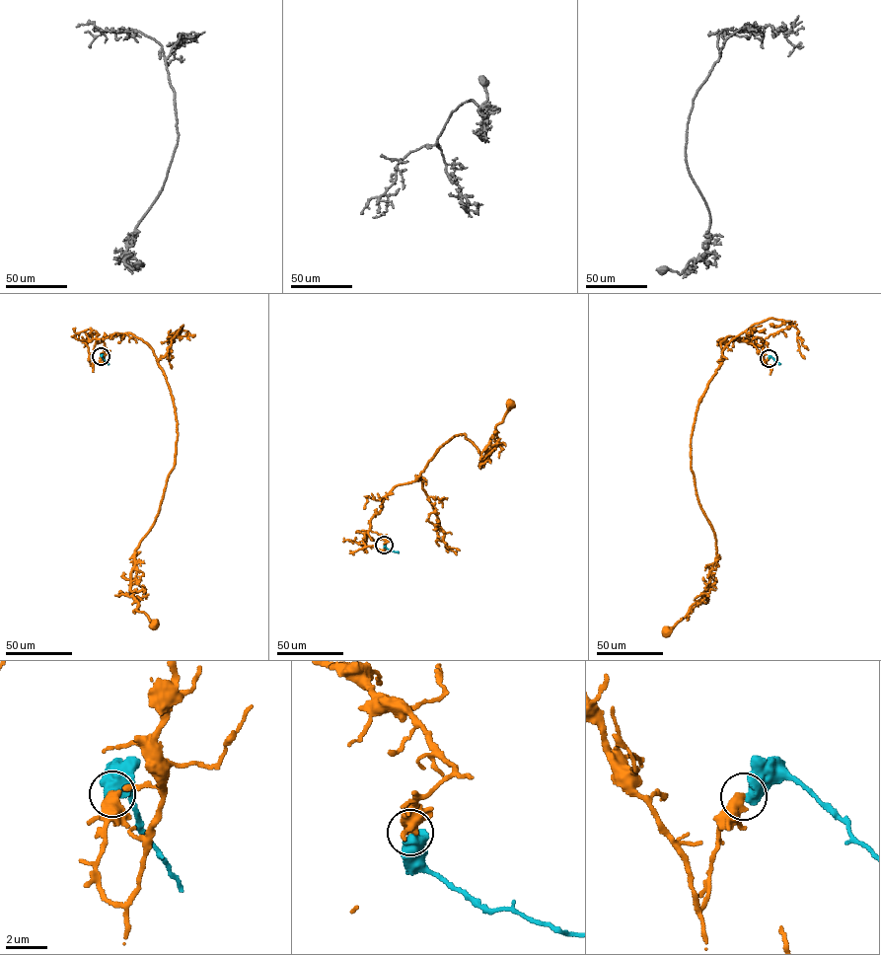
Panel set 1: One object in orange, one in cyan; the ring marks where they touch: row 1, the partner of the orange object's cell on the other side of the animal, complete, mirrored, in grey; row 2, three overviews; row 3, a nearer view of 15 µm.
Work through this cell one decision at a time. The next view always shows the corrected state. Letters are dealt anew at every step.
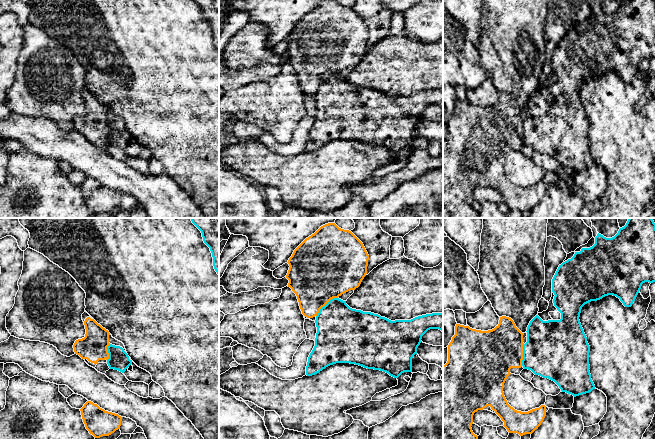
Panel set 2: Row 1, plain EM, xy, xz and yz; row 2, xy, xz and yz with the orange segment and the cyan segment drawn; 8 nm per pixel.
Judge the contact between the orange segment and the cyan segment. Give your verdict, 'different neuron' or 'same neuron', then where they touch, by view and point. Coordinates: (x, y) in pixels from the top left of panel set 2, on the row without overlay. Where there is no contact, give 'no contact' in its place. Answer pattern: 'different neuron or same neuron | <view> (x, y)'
different neuron | xz (325, 80)

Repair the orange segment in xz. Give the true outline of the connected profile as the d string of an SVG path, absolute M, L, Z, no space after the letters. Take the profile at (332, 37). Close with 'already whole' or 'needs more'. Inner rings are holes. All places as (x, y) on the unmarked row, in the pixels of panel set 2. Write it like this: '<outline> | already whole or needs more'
M325 0L306 14L288 36L288 63L296 70L302 90L317 92L331 75L358 64L367 50L369 31L363 19L349 6Z | already whole

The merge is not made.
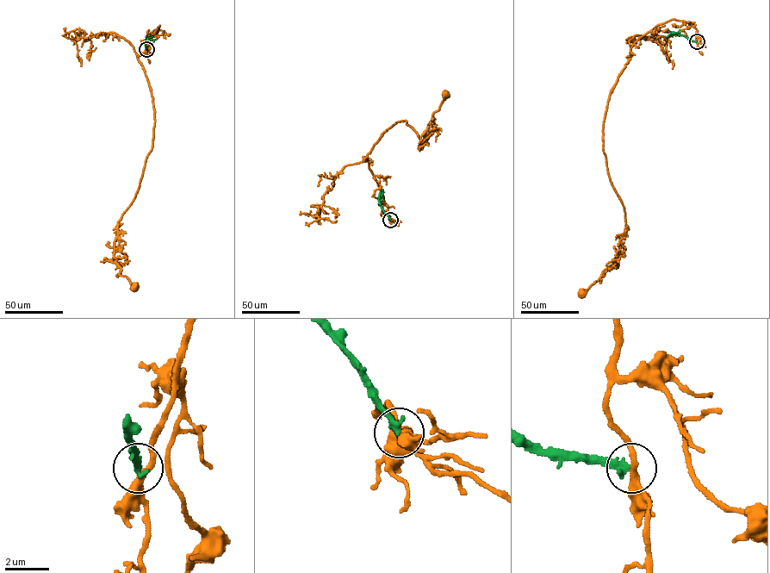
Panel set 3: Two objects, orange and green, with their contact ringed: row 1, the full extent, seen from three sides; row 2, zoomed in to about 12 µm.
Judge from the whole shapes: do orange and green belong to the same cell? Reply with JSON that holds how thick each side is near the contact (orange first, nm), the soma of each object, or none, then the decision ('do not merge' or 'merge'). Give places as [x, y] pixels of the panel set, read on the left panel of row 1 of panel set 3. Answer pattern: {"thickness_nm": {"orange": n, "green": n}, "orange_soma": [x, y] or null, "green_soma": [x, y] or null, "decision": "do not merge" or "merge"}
{"thickness_nm": {"orange": 320, "green": 340}, "orange_soma": [135, 286], "green_soma": null, "decision": "do not merge"}

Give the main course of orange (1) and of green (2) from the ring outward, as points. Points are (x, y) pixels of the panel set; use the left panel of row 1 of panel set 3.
1: (146, 49), (160, 25), (137, 56), (152, 98), (152, 147), (114, 242), (119, 274), (135, 285)
2: (146, 49), (146, 39), (150, 38), (153, 41)

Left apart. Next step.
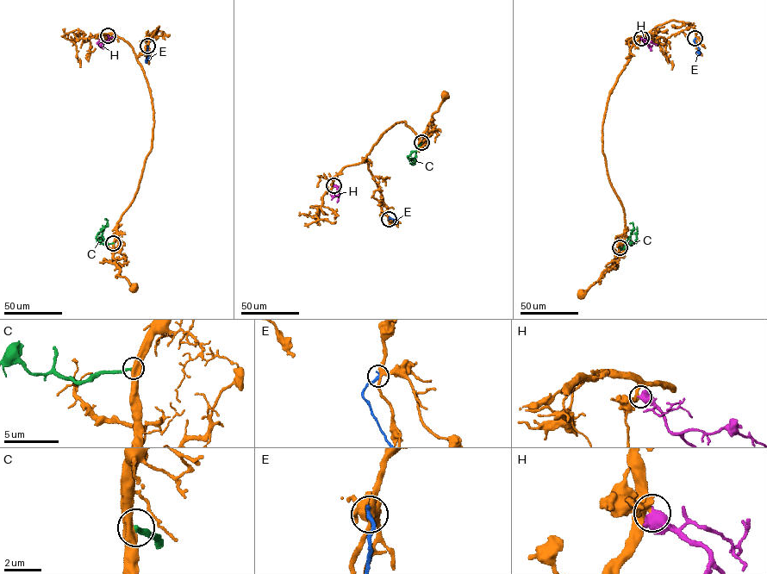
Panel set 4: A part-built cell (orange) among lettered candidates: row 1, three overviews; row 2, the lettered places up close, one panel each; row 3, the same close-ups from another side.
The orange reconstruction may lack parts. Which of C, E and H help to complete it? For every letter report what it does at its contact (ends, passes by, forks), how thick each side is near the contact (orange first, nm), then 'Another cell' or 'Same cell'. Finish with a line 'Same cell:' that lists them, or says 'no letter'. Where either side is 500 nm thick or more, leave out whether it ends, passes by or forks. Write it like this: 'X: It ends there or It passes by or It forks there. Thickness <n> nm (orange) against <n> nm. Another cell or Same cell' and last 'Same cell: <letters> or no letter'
C: Thickness 500 nm (orange) against 320 nm. Another cell
E: It ends there. Thickness 240 nm (orange) against 240 nm. Another cell
H: Thickness 260 nm (orange) against 750 nm. Same cell
Same cell: H

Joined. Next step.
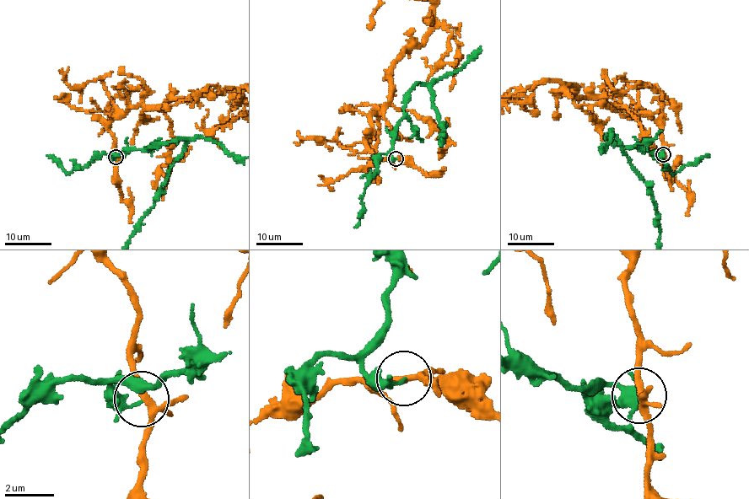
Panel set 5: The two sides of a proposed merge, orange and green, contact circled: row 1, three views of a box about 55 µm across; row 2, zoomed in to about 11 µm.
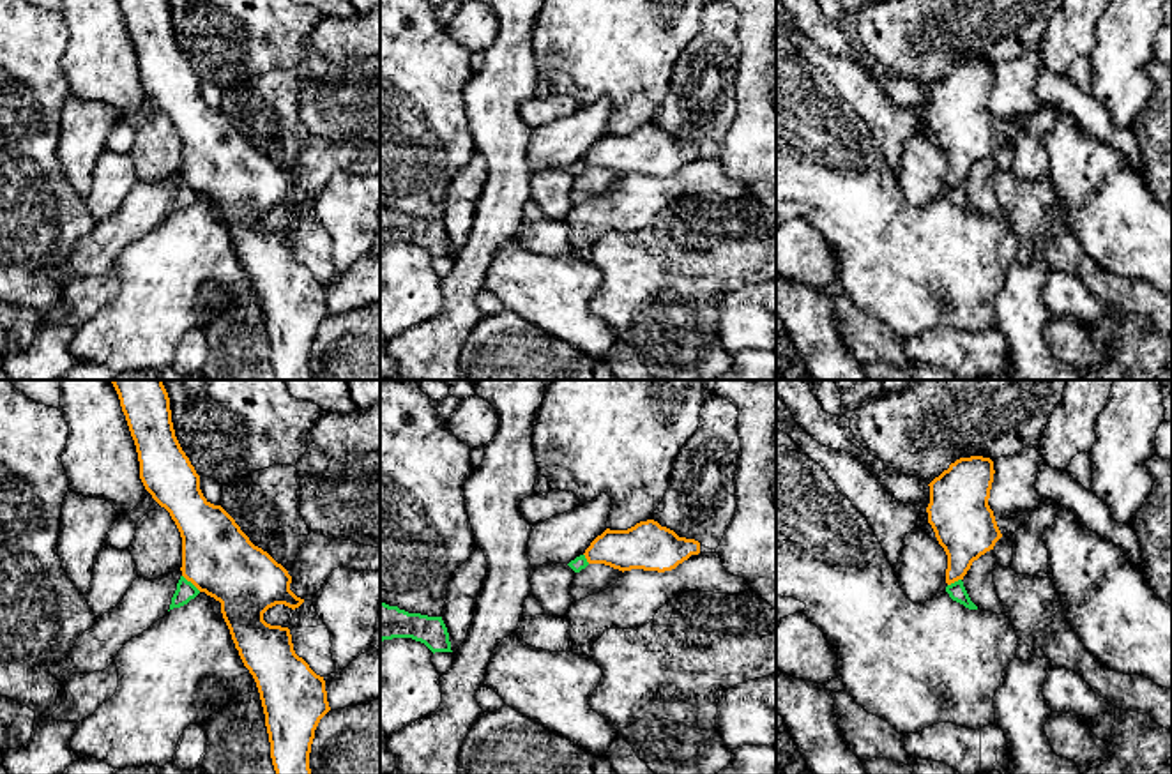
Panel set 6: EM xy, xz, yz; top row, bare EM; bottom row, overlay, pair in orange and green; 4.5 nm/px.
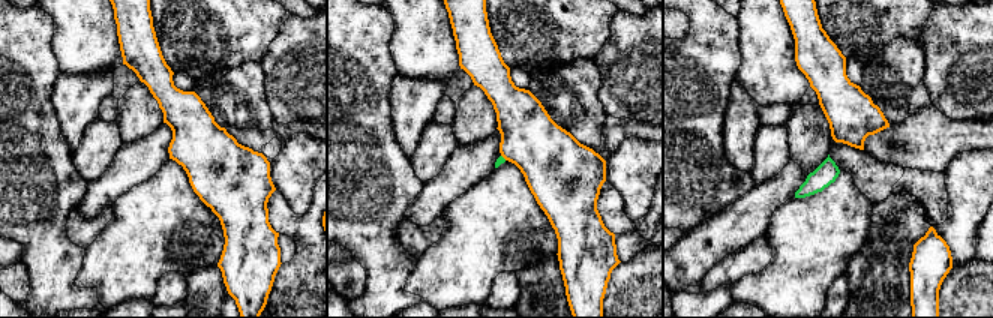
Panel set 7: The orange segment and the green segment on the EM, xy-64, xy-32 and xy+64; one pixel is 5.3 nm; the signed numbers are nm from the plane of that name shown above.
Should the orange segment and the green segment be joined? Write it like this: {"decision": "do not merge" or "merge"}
{"decision": "do not merge"}

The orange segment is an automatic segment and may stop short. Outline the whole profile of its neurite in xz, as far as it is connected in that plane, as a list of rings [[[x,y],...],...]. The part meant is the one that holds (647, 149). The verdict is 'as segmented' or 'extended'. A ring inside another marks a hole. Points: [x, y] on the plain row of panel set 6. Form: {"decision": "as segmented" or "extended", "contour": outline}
{"decision": "as segmented", "contour": [[[654,124],[640,125],[628,134],[606,133],[585,154],[589,168],[605,168],[619,175],[672,175],[691,159],[700,157],[700,147],[679,141]]]}

